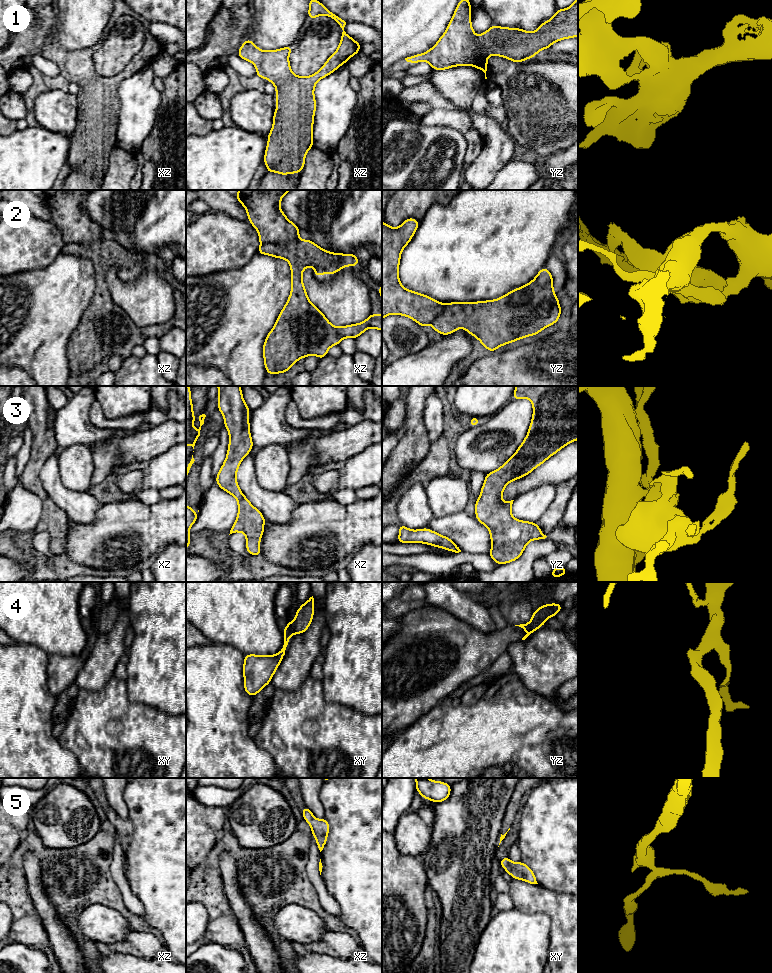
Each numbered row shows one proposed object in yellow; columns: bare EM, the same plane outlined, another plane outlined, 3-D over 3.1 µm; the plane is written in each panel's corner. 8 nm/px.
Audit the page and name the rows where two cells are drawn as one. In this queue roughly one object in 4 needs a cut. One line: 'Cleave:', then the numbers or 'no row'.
Cleave: 2, 4

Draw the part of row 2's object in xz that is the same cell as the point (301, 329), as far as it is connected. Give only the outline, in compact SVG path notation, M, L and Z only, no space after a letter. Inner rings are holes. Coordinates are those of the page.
M300 240L285 245L261 244L257 253L286 259L291 268L291 293L281 310L273 329L268 333L263 345L263 357L266 372L272 375L287 372L300 358L315 355L322 359L327 356L328 349L339 345L344 338L356 339L368 328L382 331L382 314L370 314L361 323L347 326L333 326L324 314L314 306L307 296L302 273L308 266L315 268L314 276L320 274L336 274L347 266L358 266L359 259L353 254L331 253L317 246L312 240Z

